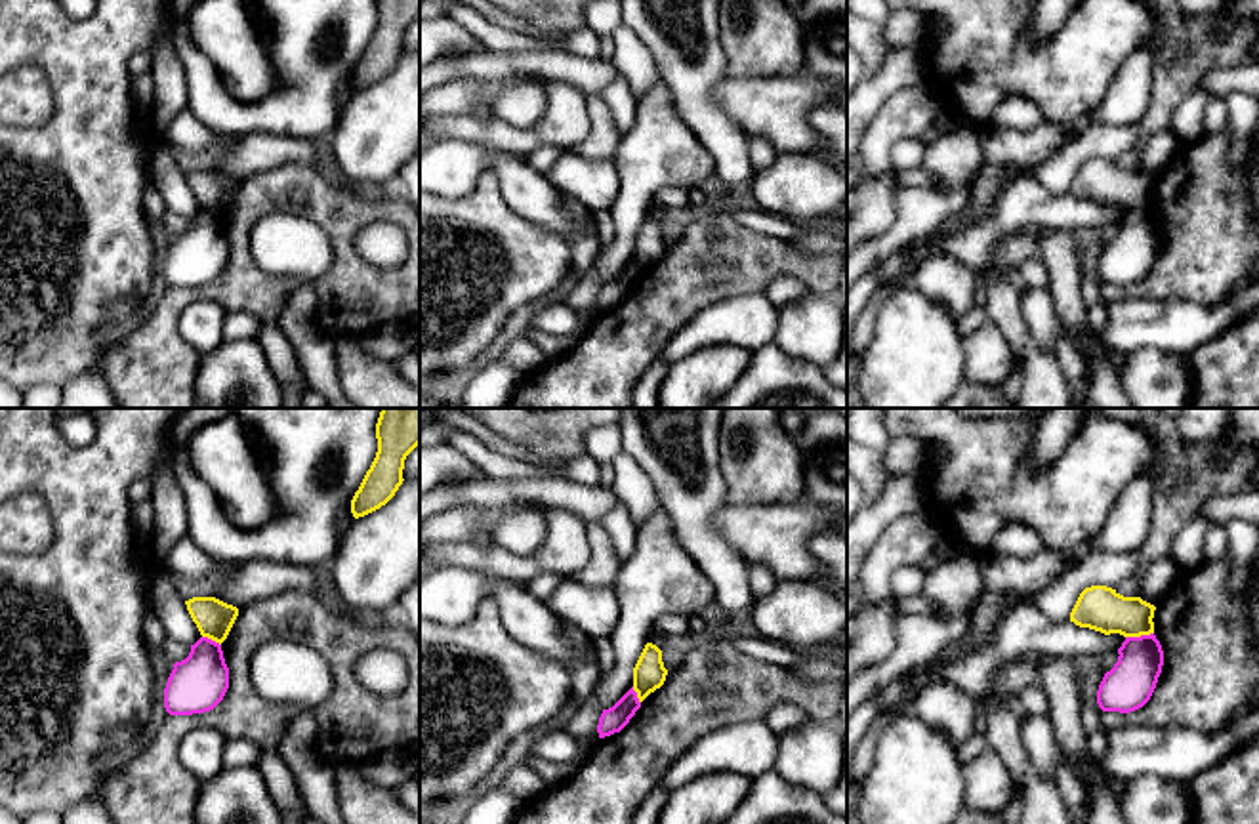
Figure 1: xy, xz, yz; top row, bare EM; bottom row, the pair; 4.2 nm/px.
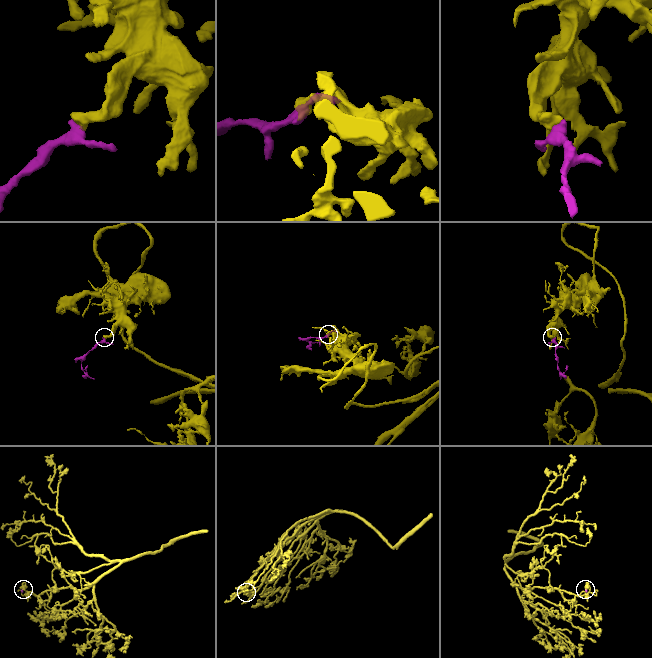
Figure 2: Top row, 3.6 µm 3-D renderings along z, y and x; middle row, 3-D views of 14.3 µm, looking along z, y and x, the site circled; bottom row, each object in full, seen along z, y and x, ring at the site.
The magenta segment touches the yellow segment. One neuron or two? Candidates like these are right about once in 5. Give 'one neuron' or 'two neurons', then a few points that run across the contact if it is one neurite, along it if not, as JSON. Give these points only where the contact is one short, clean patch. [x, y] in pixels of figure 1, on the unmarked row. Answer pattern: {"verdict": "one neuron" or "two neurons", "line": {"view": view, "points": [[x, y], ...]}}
{"verdict": "two neurons", "line": {"view": "yz", "points": [[1153, 205], [1126, 210]]}}

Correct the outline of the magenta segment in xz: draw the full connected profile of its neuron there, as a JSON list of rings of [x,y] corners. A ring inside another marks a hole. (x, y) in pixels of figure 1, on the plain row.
[[[631,259],[612,280],[603,282],[597,298],[599,311],[620,305],[639,280],[641,275]]]

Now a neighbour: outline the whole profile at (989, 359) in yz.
[[[992,317],[965,336],[961,343],[965,349],[965,381],[1000,387],[1013,370],[1015,357]]]

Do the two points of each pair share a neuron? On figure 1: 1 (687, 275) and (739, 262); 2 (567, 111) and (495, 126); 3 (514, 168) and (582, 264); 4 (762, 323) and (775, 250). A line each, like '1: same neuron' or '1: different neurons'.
1: same neuron
2: same neuron
3: same neuron
4: different neurons

